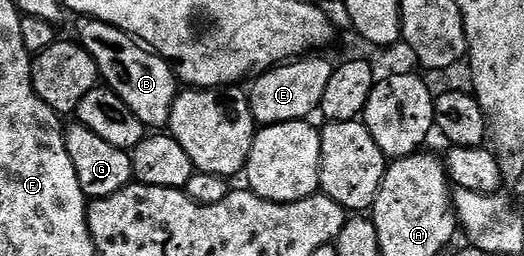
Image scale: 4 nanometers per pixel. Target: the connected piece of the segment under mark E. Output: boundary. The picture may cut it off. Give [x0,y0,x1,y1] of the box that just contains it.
[248,57,334,127]

